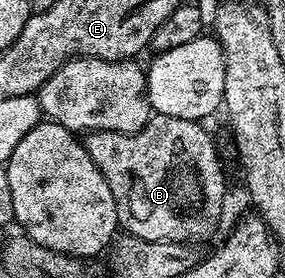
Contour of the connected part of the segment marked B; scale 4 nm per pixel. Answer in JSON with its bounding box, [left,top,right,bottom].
[84,114,225,244]

